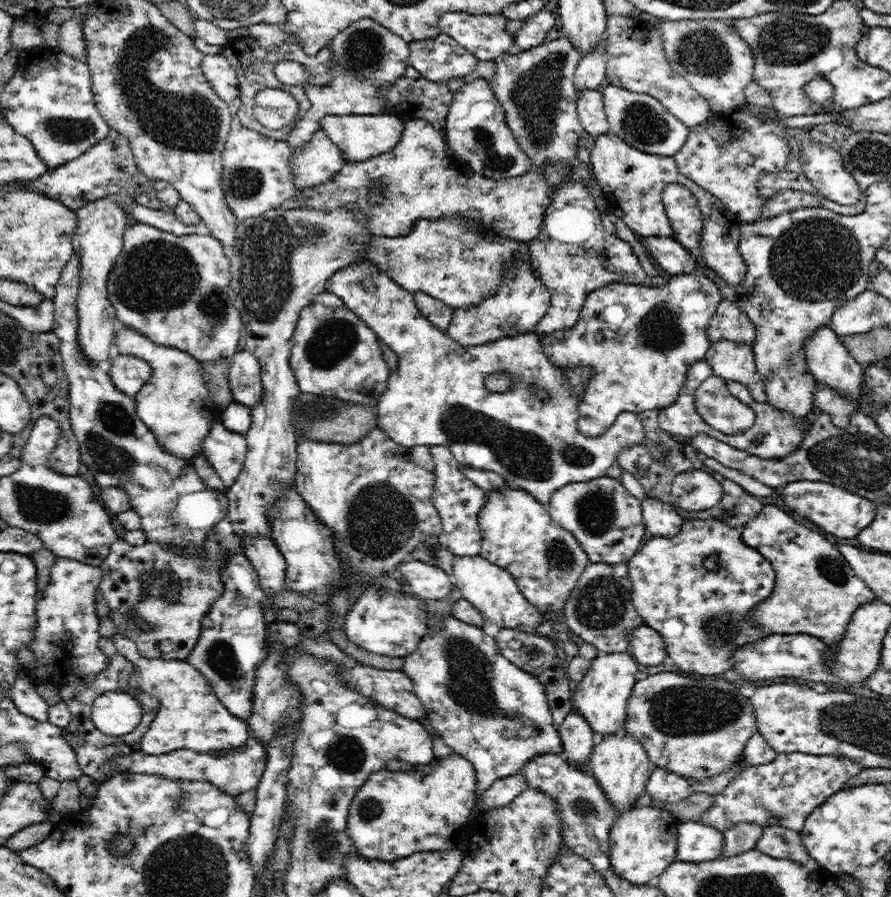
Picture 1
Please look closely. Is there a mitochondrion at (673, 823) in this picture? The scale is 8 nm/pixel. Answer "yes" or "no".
no

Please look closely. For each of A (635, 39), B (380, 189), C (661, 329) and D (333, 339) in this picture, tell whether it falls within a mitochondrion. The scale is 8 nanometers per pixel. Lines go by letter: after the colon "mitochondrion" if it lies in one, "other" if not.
A: other
B: other
C: mitochondrion
D: mitochondrion

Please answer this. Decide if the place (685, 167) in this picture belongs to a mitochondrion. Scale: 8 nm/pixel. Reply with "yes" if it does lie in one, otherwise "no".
no

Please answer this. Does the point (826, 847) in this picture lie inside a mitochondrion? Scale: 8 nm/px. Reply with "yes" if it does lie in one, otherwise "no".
no

